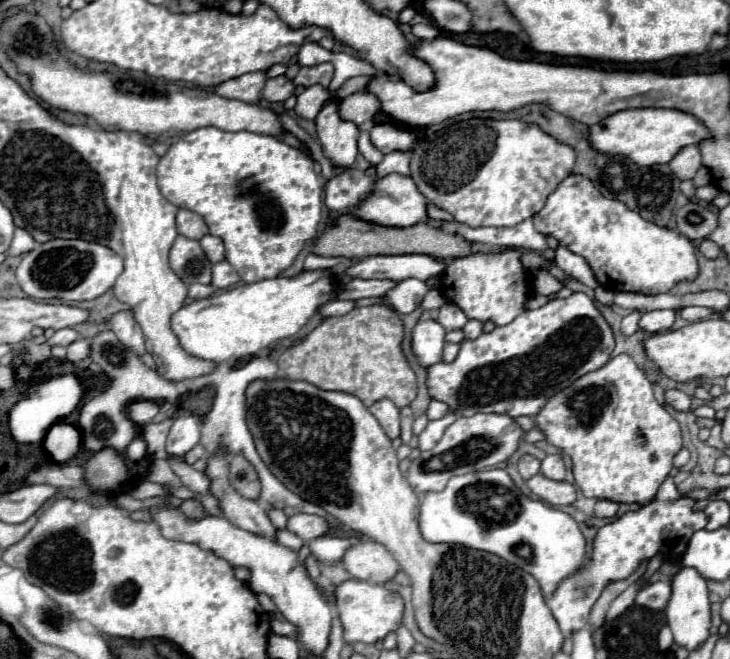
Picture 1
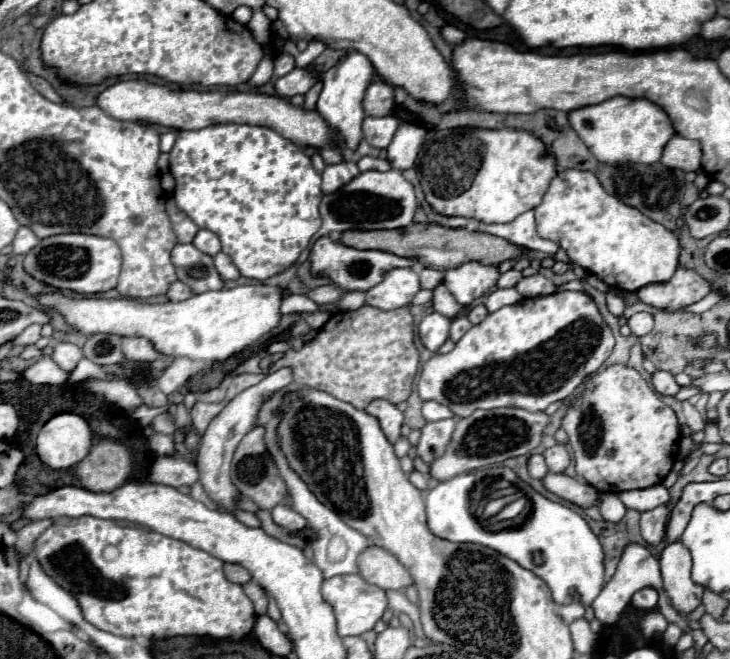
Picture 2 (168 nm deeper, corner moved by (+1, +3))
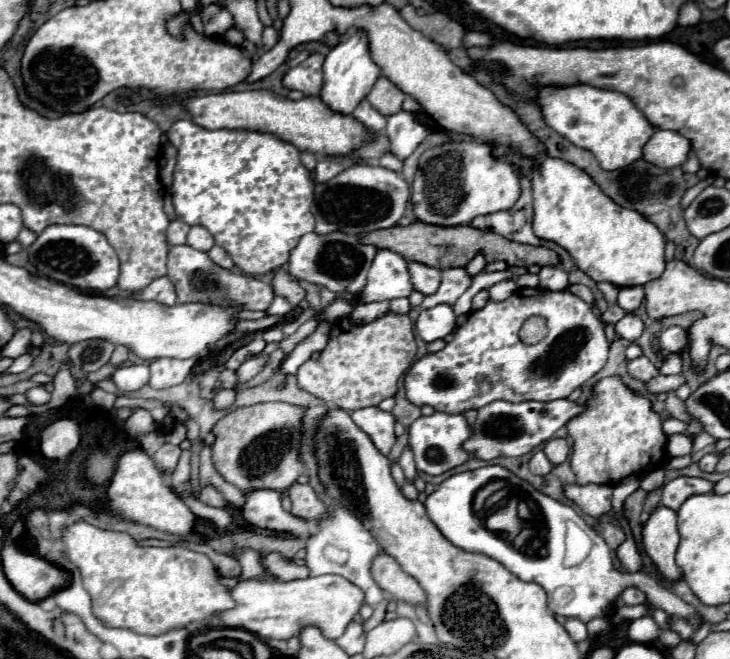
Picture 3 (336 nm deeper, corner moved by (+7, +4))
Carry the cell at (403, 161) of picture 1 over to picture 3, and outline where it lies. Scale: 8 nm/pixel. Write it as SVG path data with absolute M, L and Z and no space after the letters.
M400 111L388 117L386 137L390 141L390 153L402 161L412 155L412 151L424 141L426 135L426 127L420 125L412 113Z

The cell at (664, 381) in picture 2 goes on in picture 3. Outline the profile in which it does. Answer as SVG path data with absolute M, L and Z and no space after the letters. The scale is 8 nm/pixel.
M644 355L638 357L638 359L634 359L634 361L628 361L628 373L634 379L640 379L644 383L648 383L656 375L660 375L660 371L654 367L654 363L648 357L644 357Z

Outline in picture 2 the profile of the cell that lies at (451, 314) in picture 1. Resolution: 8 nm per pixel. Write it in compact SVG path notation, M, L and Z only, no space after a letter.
M438 284L432 292L434 292L432 306L434 306L436 312L440 312L440 314L444 314L444 316L448 316L448 318L454 318L454 316L462 310L462 306L454 300L454 296L446 290L444 284Z

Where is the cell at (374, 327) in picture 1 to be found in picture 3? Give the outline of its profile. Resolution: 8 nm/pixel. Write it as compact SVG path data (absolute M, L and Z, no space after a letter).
M384 313L370 323L354 323L344 317L332 325L330 339L318 359L308 359L296 373L296 383L306 393L336 405L344 411L354 411L394 397L400 377L408 371L416 355L412 321L408 315Z

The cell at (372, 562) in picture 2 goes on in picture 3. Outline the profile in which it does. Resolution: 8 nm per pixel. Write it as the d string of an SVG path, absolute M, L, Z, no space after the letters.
M386 553L376 555L370 573L372 579L378 583L378 587L386 591L390 597L394 597L396 601L406 601L410 605L418 605L426 601L418 581L408 573L404 573L394 557L388 557Z

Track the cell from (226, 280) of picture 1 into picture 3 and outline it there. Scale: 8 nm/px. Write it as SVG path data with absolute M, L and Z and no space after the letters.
M216 245L208 251L208 257L210 257L216 265L220 265L220 267L224 267L224 269L232 269L232 267L234 267L234 265L232 265L232 259L228 257L228 253L226 253L224 249L216 247Z

